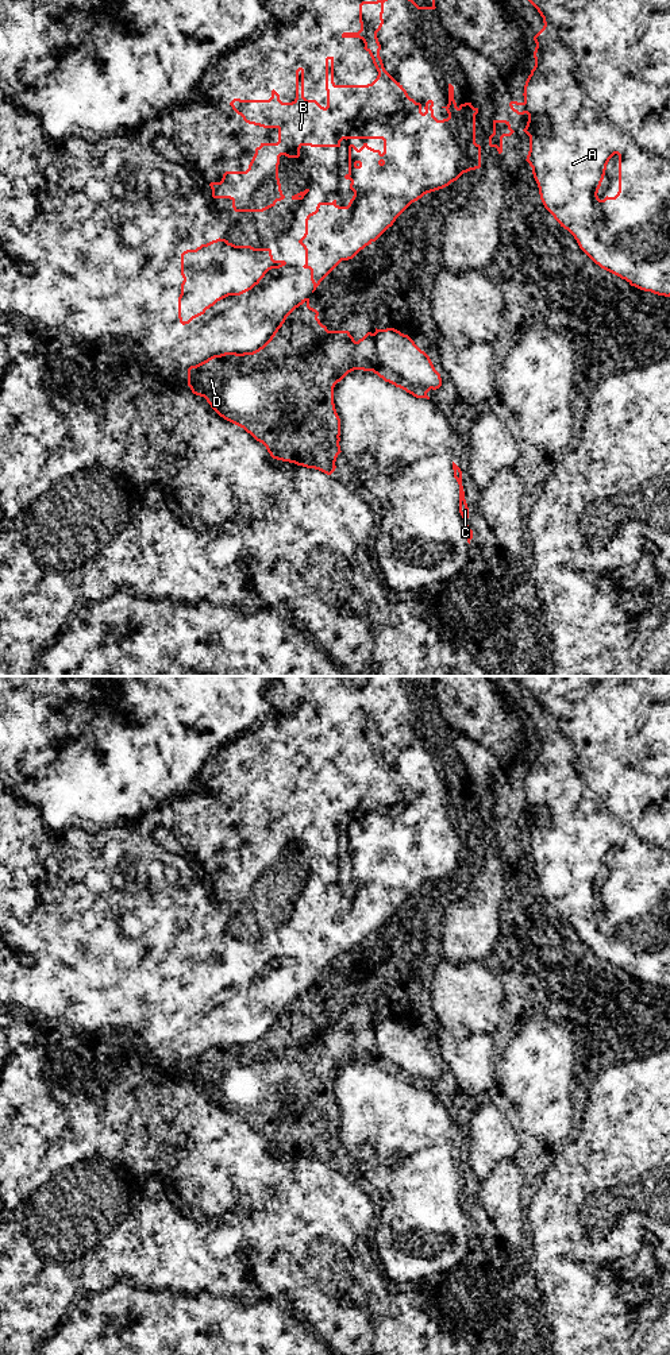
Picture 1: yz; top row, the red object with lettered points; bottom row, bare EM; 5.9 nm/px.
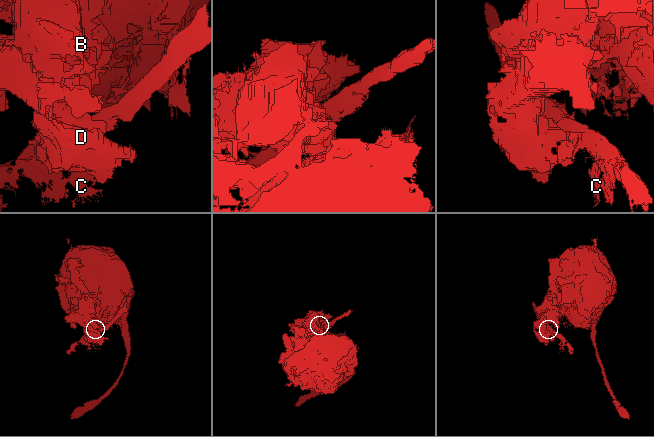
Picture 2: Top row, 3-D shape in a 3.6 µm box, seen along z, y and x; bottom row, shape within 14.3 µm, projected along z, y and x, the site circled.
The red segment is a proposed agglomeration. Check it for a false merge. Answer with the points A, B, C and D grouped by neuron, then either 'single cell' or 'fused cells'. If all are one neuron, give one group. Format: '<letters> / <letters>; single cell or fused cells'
A B D / C; fused cells

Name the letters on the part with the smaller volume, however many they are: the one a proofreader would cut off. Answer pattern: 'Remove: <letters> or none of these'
Remove: C

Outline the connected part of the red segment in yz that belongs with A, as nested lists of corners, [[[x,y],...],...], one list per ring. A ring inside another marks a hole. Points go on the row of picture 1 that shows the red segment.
[[[528,0],[543,18],[543,28],[534,36],[536,43],[534,58],[535,66],[528,76],[524,85],[524,101],[511,101],[509,107],[517,115],[528,115],[528,121],[523,130],[530,136],[530,151],[527,162],[532,167],[534,178],[539,188],[540,200],[544,208],[554,216],[554,219],[567,229],[577,240],[579,248],[601,269],[625,279],[631,286],[644,292],[651,292],[658,296],[670,297],[670,0]],[[619,155],[619,192],[615,197],[605,197],[600,200],[597,193],[605,175],[609,159]]]

